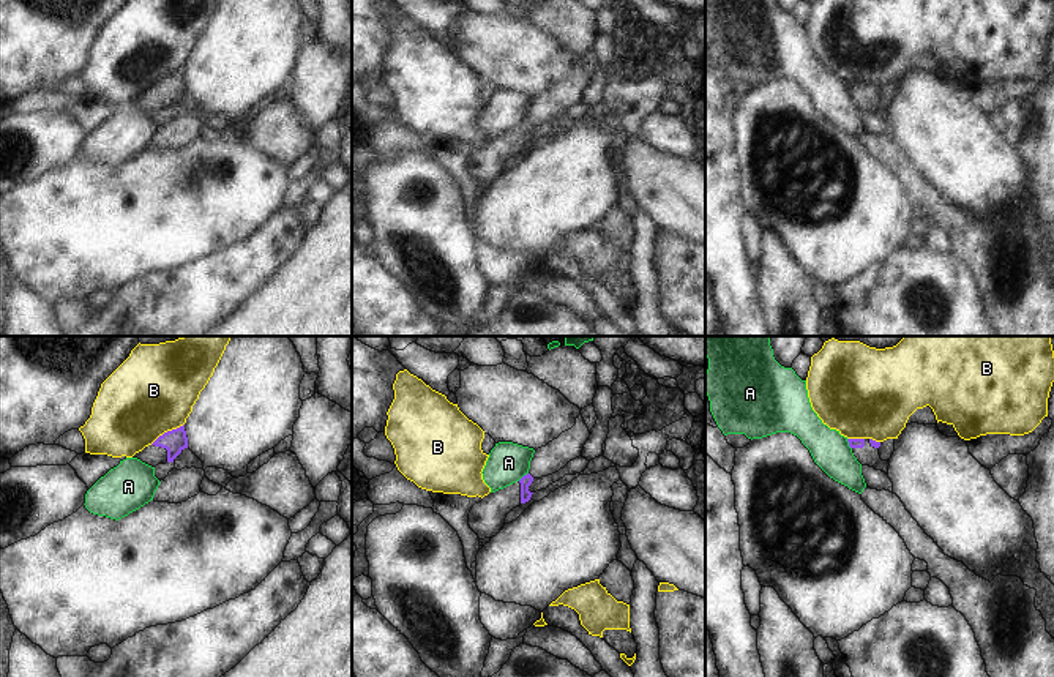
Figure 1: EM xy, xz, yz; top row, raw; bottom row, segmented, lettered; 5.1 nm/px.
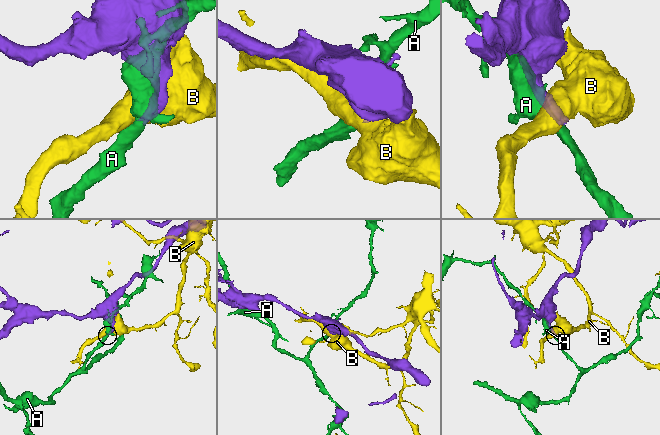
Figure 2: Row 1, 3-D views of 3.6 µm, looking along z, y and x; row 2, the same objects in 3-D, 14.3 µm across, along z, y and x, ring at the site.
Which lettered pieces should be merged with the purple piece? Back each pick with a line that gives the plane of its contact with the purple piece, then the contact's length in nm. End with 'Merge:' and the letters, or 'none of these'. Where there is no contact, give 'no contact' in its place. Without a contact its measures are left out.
Merge: none of these

